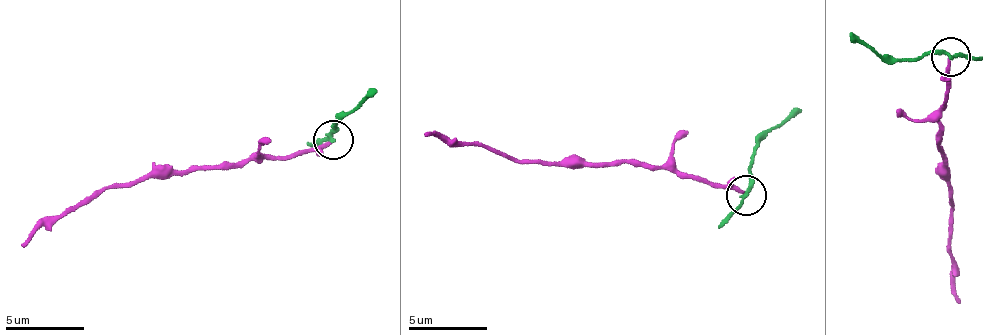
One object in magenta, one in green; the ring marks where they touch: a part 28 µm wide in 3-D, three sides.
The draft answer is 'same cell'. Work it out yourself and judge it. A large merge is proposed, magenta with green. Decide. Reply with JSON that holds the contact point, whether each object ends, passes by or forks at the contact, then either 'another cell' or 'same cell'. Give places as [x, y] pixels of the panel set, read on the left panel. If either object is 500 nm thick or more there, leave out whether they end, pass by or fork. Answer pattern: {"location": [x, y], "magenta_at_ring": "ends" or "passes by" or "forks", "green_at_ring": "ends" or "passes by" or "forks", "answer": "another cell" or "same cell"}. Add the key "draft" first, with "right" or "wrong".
{"draft": "wrong", "location": [333, 139], "magenta_at_ring": "ends", "green_at_ring": "passes by", "answer": "another cell"}

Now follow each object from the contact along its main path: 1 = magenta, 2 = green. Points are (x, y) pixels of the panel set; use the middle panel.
1: (747, 193), (718, 189), (665, 165), (517, 161), (424, 137)
2: (747, 196), (748, 174), (755, 163), (755, 149), (782, 124), (803, 111)

